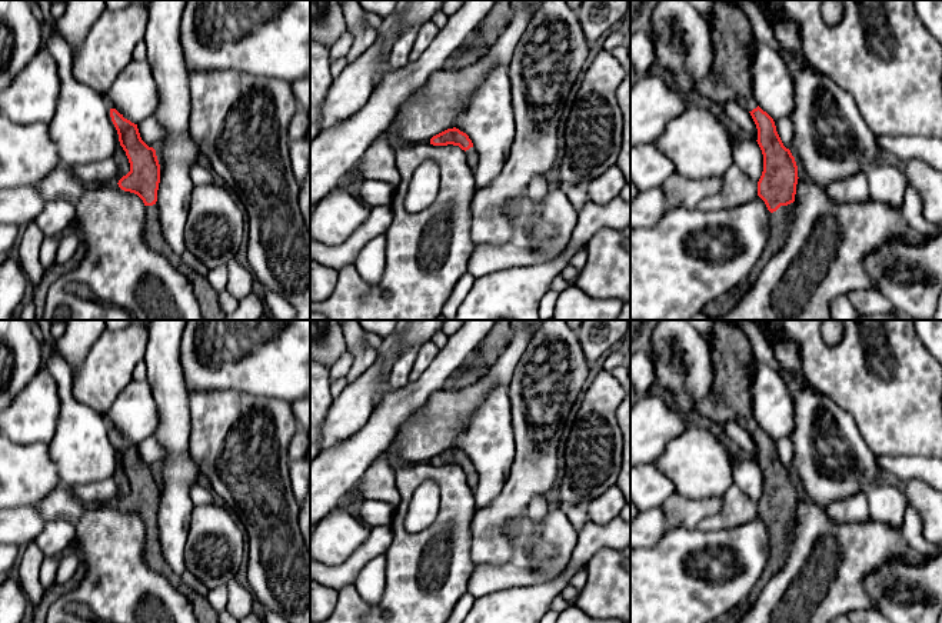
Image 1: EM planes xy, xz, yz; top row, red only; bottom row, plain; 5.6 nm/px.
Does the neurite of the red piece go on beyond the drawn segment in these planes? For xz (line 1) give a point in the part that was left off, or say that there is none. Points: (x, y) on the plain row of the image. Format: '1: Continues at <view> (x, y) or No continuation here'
1: Continues at xz (472, 476)

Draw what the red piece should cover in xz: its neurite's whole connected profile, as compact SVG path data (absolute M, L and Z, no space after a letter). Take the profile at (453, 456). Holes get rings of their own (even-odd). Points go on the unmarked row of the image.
M447 449L430 459L430 464L433 466L459 466L467 474L467 484L473 489L477 484L477 473L476 469L469 459L469 456L459 449Z

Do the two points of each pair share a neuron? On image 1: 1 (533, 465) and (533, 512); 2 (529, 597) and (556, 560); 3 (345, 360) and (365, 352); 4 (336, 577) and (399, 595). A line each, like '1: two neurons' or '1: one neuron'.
1: two neurons
2: two neurons
3: two neurons
4: two neurons

